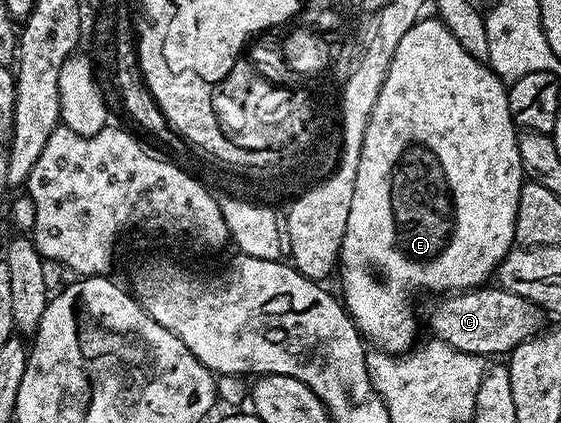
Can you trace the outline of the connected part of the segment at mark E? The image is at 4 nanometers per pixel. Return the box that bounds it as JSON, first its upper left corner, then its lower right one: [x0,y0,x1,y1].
[339,19,523,355]

